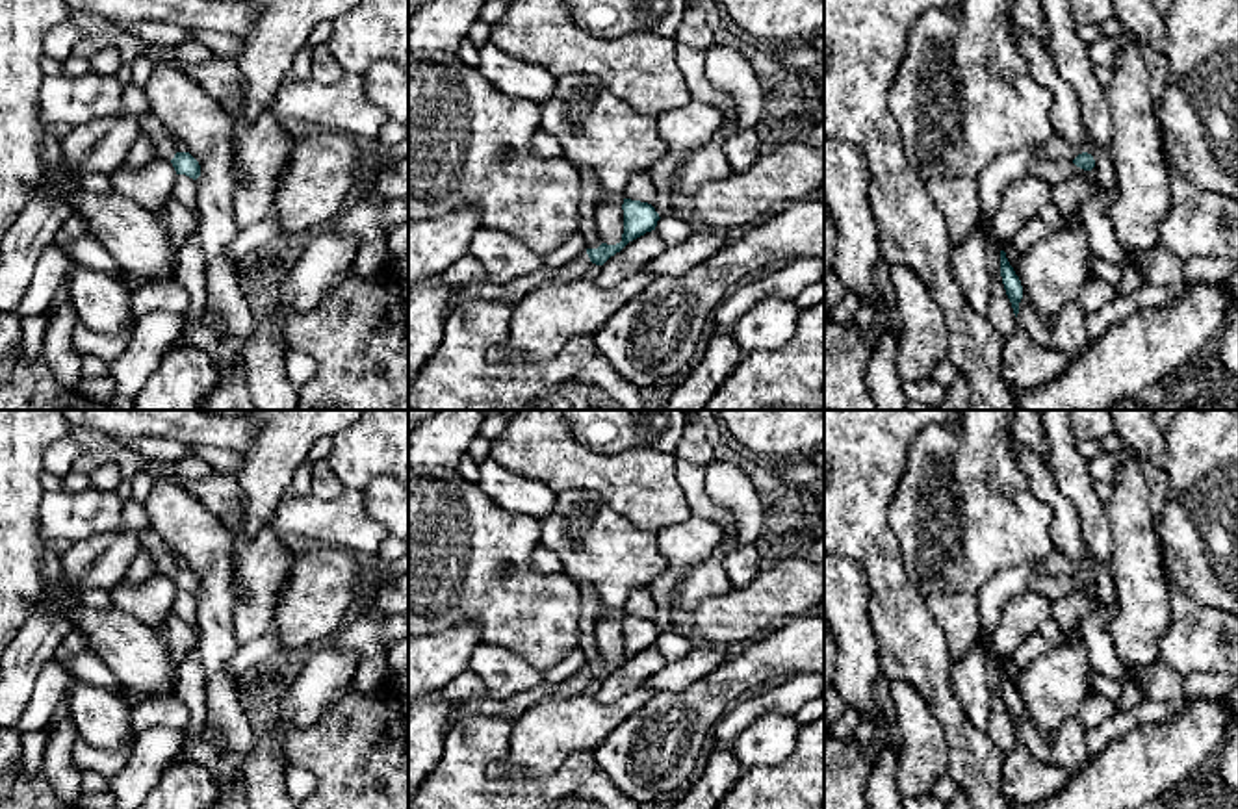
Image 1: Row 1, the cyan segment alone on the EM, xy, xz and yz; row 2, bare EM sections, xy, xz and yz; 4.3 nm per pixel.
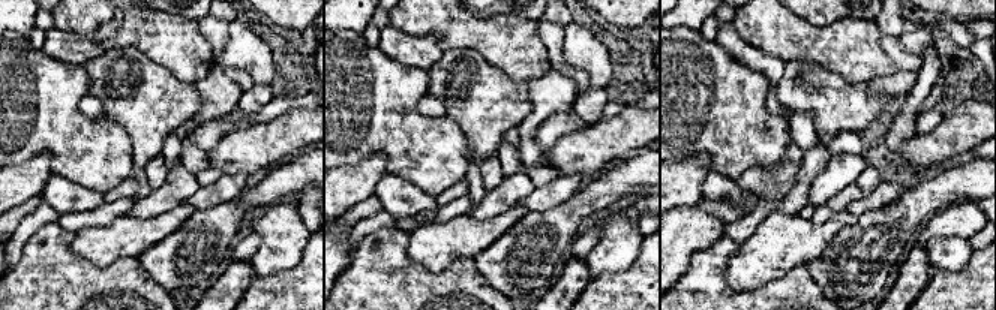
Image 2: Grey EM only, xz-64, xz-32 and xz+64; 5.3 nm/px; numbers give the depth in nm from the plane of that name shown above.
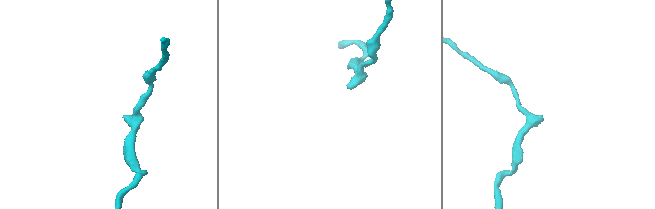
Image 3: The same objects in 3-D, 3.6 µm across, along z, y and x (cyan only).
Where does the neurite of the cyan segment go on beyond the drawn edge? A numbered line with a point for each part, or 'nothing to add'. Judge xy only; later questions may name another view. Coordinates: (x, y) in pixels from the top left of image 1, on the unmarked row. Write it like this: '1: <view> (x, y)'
1: xy (164, 561)

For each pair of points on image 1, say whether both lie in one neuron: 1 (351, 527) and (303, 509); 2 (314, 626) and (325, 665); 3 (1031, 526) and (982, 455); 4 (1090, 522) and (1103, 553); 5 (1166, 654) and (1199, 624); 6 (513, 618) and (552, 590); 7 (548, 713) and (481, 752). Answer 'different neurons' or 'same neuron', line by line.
1: same neuron
2: different neurons
3: same neuron
4: same neuron
5: same neuron
6: same neuron
7: different neurons

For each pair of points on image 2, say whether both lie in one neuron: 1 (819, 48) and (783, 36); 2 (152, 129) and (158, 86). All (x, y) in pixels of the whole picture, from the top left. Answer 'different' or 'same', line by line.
1: same
2: same

